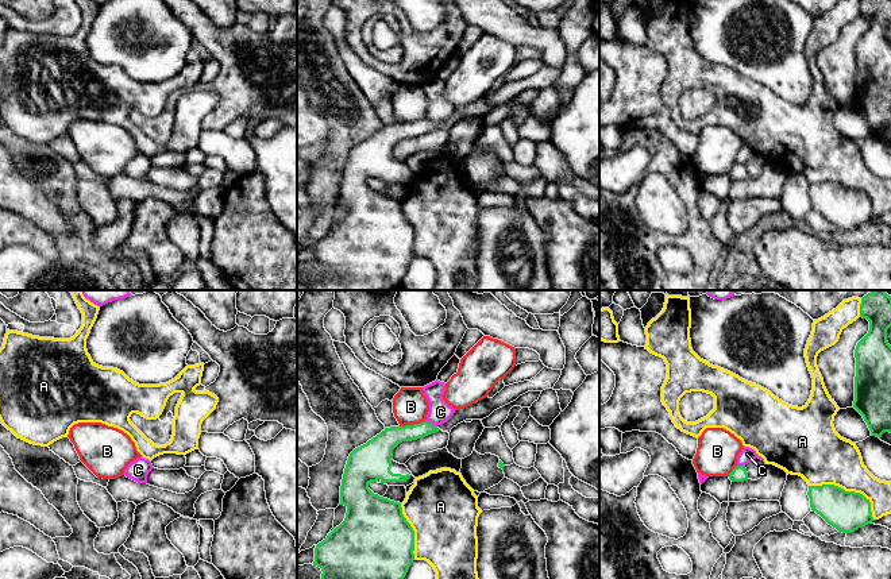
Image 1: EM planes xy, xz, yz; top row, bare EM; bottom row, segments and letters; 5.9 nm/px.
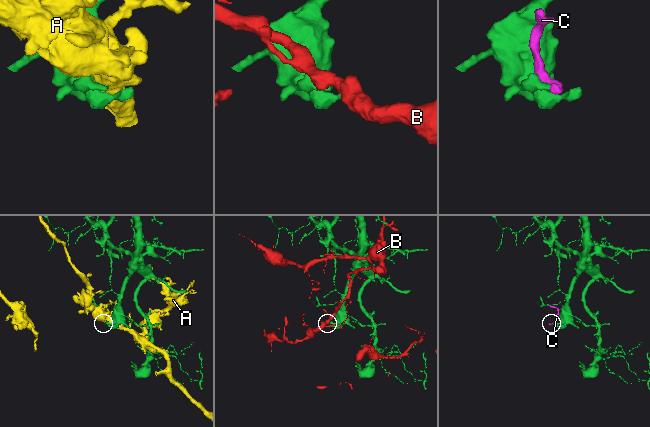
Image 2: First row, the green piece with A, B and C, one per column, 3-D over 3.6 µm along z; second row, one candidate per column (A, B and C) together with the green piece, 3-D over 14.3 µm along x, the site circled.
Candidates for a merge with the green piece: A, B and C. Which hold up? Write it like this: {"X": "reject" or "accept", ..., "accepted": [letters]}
{"A": "reject", "B": "reject", "C": "reject", "accepted": []}

